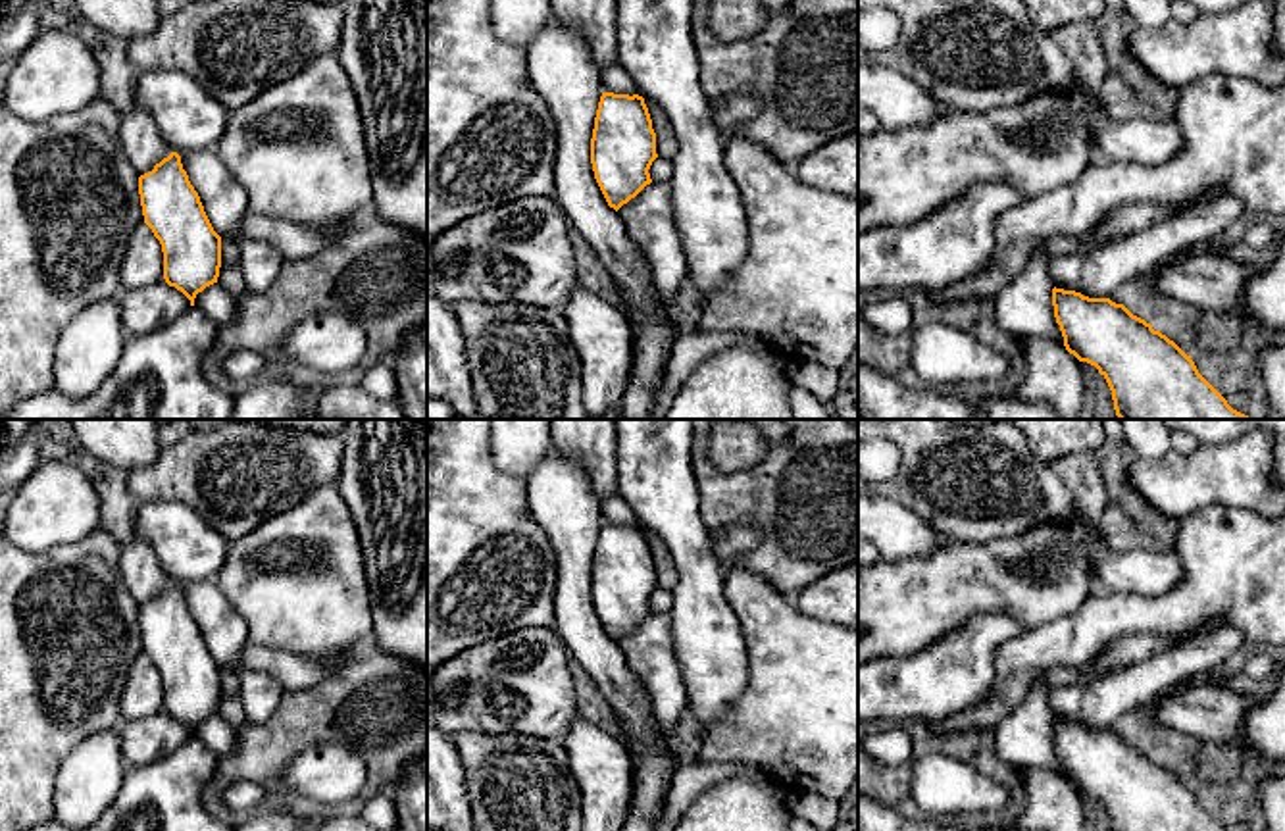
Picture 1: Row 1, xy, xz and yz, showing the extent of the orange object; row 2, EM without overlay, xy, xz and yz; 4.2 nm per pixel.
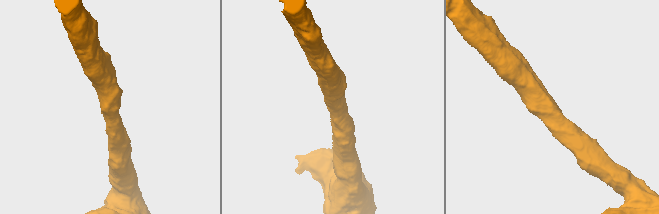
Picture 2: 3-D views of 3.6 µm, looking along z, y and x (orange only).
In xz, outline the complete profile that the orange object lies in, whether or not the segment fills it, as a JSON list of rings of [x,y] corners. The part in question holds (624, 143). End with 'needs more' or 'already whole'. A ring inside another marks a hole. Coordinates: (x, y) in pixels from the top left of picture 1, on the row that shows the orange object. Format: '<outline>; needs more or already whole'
[[[602,92],[591,164],[610,208],[617,212],[652,183],[648,169],[656,158],[656,133],[644,98]]]; already whole

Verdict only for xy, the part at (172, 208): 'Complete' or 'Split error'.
Complete

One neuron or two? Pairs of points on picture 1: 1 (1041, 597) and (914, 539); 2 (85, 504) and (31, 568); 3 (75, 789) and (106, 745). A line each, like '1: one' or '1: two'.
1: two
2: two
3: one

